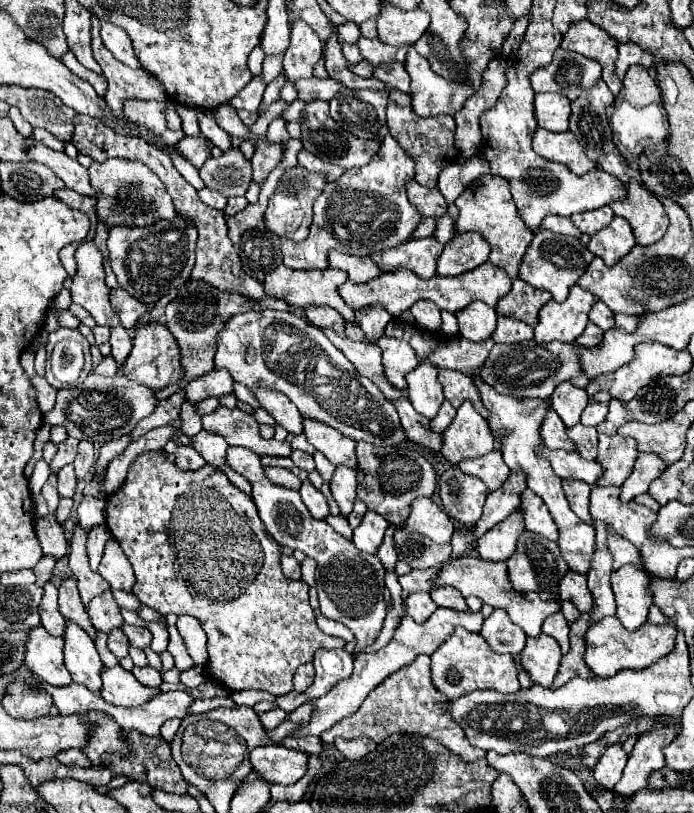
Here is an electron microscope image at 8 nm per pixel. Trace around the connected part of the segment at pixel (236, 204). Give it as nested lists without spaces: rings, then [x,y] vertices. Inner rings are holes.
[[[231,197],[229,201],[227,201],[227,207],[223,209],[223,213],[225,213],[225,217],[231,217],[231,215],[235,215],[235,213],[239,213],[239,211],[243,211],[245,207],[247,207],[247,199],[245,197]]]

